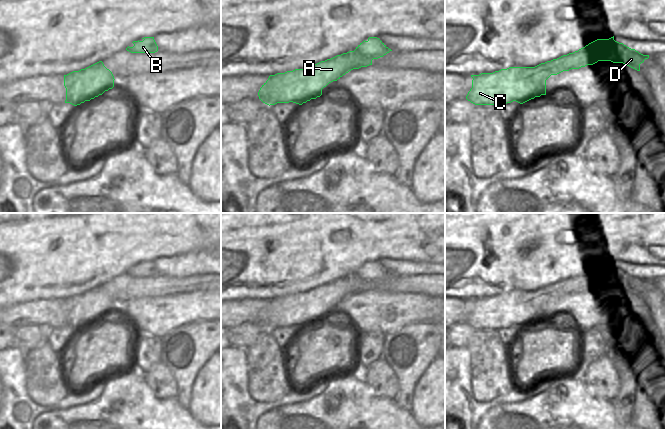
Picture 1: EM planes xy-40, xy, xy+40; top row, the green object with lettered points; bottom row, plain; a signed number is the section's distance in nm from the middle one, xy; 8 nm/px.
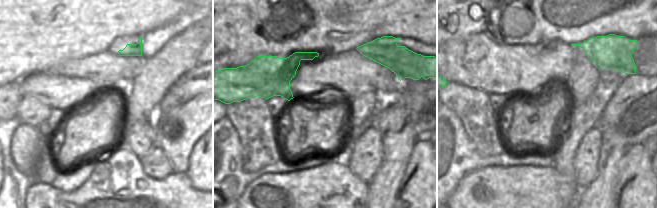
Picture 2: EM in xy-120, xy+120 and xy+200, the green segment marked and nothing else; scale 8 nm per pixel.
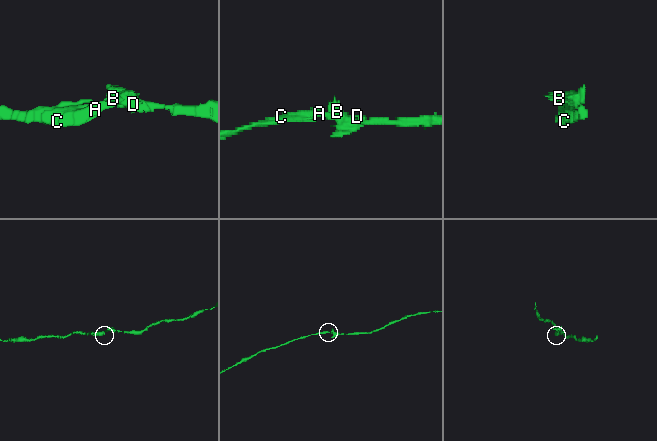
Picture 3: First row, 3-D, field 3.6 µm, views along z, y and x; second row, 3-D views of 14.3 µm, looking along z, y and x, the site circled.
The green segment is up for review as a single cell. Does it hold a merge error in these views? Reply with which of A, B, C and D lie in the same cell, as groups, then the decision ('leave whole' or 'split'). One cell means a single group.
A B C D | leave whole

